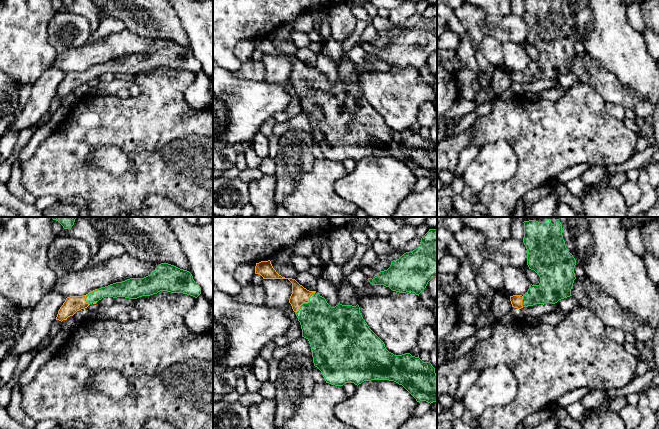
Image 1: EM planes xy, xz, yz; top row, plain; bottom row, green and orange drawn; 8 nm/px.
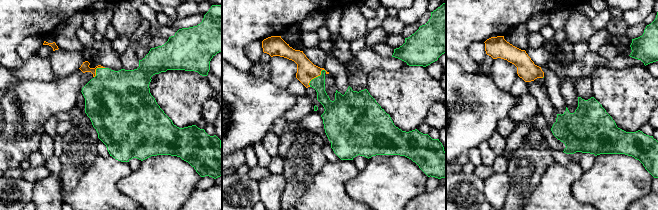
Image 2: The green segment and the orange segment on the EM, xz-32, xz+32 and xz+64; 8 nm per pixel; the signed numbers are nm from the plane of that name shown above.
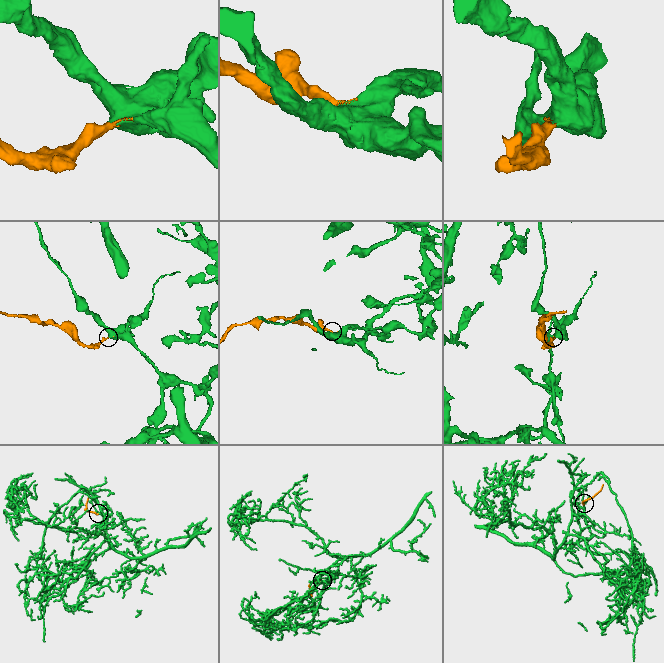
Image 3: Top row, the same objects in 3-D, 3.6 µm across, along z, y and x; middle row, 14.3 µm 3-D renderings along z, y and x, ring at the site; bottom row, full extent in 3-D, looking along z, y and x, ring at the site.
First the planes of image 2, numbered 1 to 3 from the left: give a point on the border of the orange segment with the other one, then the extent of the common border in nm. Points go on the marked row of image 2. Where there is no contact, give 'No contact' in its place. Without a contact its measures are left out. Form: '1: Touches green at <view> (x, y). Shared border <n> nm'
1: Touches green at xz-32 (96, 69). Shared border 120 nm
2: Touches green at xz+32 (316, 77). Shared border 190 nm
3: No contact

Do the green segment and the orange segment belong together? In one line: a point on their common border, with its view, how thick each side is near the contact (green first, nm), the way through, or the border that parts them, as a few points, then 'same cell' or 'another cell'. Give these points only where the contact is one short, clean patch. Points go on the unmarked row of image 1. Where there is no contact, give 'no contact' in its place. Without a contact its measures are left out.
xz (306, 79) | 340/140 nm | across xz (325, 103), (306, 79), (300, 71) | same cell

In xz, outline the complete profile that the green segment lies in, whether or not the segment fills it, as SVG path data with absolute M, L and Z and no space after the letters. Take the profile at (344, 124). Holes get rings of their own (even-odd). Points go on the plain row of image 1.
M270 36L256 39L255 50L263 55L288 55L292 59L289 79L300 98L302 113L309 117L314 142L321 147L326 159L335 162L354 159L358 162L364 157L389 156L402 161L417 178L437 178L437 151L432 140L410 129L394 131L389 128L363 95L358 80L342 81L339 78L331 83L316 67L309 67L295 55L279 51Z

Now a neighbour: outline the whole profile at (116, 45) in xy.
M128 29L112 33L92 44L70 48L56 55L52 66L63 71L83 72L89 68L130 54L150 51L160 38L145 38Z

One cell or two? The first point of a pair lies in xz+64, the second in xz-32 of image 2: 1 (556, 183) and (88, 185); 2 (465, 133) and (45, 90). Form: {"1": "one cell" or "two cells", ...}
{"1": "one cell", "2": "one cell"}

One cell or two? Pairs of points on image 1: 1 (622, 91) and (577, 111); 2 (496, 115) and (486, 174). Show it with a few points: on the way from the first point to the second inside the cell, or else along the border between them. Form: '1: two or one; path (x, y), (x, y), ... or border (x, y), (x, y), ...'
1: two; border (587, 82), (605, 103)
2: two; border (481, 148), (490, 142), (504, 139), (513, 150)

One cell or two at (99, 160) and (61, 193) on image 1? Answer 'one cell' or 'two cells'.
two cells

